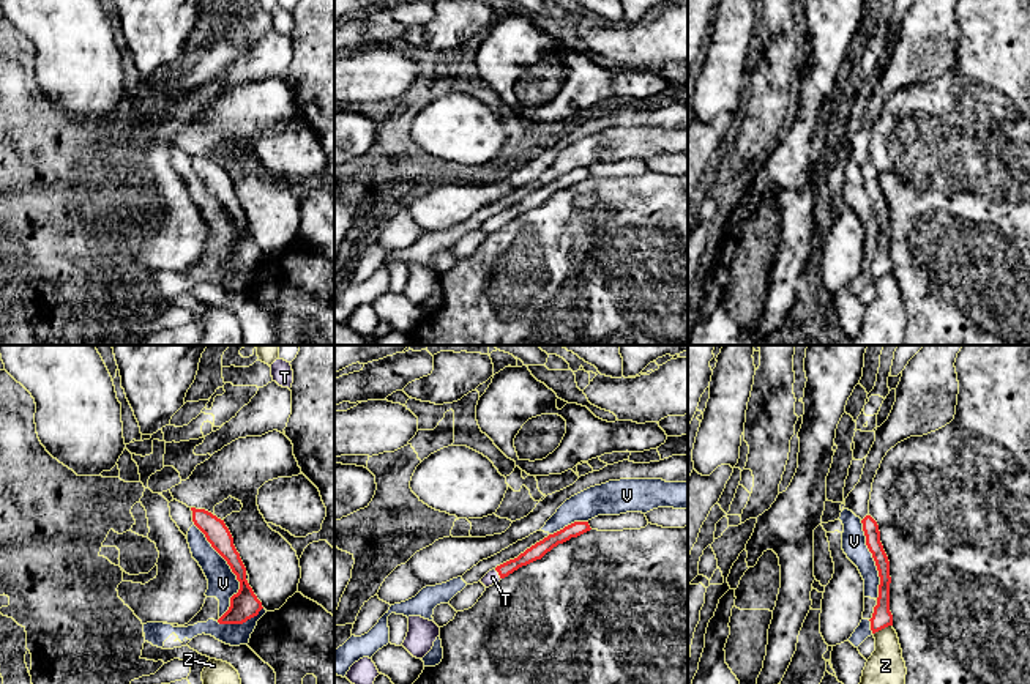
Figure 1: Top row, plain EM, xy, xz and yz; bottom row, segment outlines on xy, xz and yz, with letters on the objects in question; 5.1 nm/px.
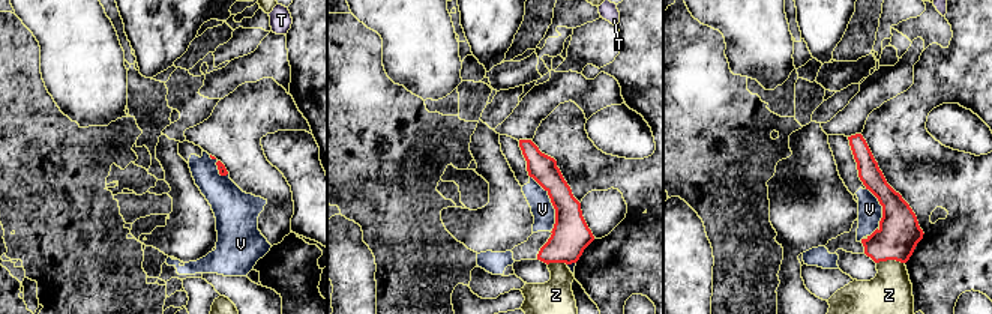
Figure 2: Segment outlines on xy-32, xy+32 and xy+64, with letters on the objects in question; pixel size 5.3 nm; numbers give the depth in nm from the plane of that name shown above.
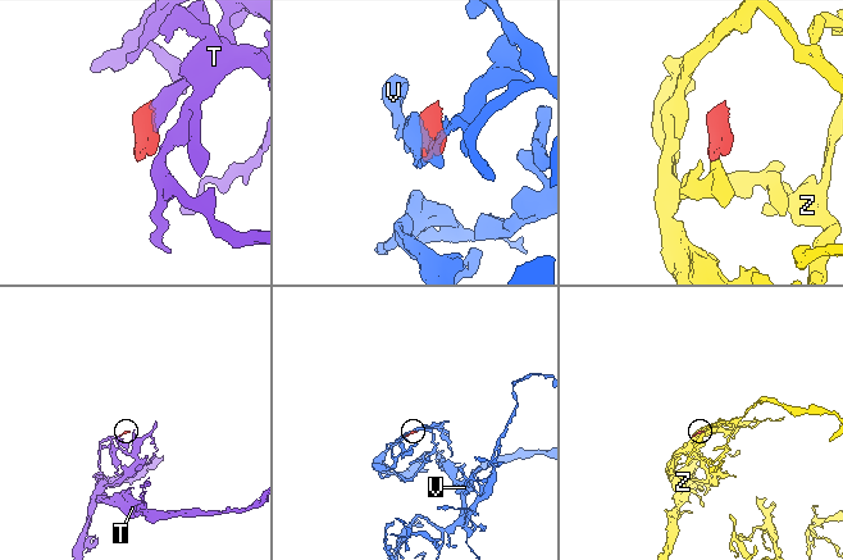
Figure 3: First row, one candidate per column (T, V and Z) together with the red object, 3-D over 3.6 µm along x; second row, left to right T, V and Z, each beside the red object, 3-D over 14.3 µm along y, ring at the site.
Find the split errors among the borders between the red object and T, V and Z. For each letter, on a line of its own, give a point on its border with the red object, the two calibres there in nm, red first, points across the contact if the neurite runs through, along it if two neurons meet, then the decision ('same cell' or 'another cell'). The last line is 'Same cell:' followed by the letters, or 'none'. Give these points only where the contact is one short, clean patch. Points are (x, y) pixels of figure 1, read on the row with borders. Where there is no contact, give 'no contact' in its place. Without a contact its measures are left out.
T: contact xz (499, 574); calibres 80 and 70 nm; way xz (540, 549), (499, 574), (492, 577); same cell
V: contact xy (232, 571); calibres 140 and 150 nm; another cell
Z: contact yz (882, 628); calibres 100 and 180 nm; border yz (891, 624), (874, 634); another cell
Same cell: T

